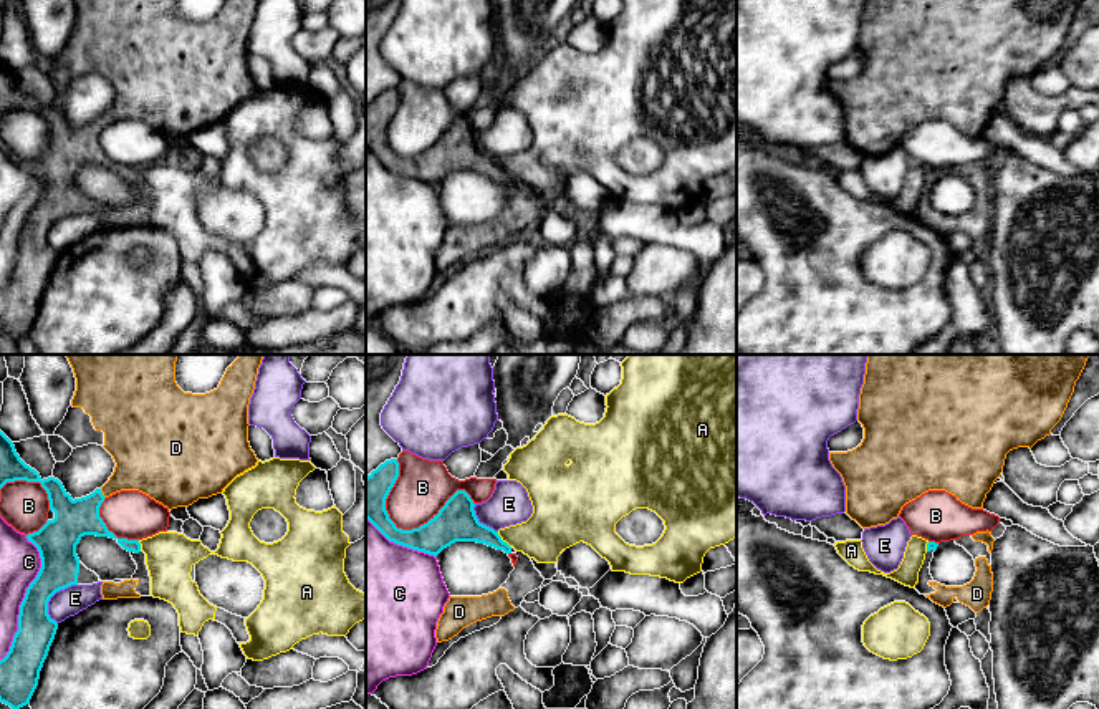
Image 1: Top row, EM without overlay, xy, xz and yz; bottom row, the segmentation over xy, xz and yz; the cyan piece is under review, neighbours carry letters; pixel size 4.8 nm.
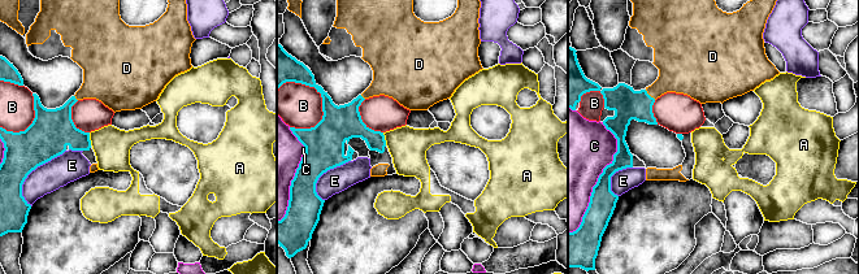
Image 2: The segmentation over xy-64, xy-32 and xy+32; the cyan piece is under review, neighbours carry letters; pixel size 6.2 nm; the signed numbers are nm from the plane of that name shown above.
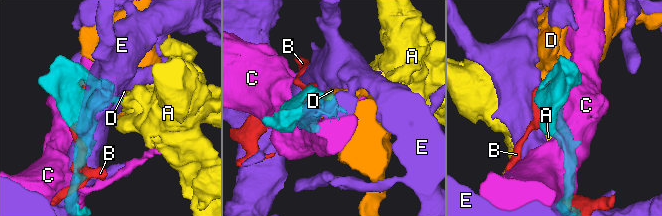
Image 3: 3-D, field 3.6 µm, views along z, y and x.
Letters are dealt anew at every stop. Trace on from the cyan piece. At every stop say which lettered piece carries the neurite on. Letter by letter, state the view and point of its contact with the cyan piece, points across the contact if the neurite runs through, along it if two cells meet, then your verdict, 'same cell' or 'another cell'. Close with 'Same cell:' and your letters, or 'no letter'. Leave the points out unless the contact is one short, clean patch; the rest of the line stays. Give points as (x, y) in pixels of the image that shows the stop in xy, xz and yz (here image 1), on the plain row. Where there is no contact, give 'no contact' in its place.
A: meets cyan in xz at (502, 169); border along xz (497, 161), (510, 176); another cell
B: meets cyan in xz at (429, 149); another cell
C: meets cyan in xy at (23, 227); another cell
D: meets cyan in xy at (101, 123); runs through xy (73, 148), (101, 123), (143, 93); same cell
E: meets cyan in xy at (50, 226); another cell
Same cell: D

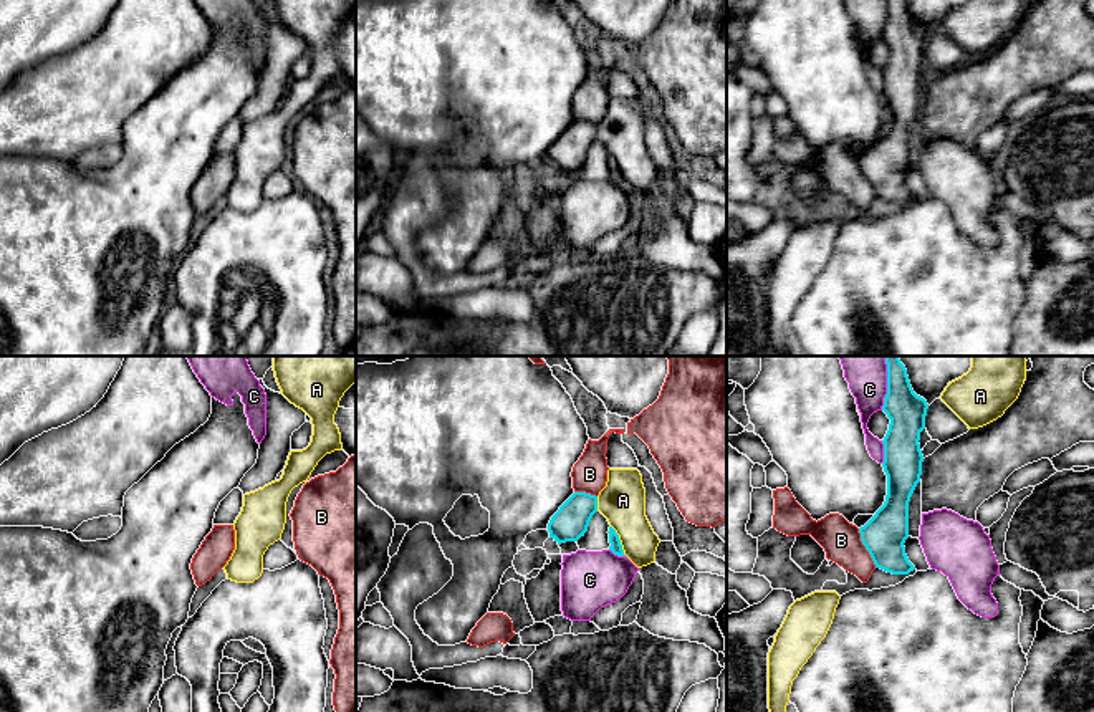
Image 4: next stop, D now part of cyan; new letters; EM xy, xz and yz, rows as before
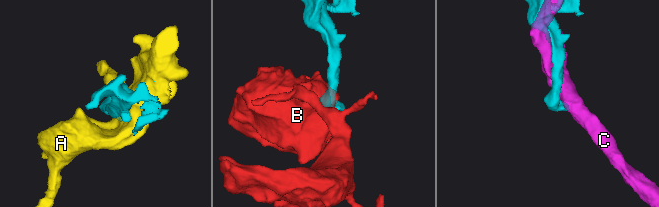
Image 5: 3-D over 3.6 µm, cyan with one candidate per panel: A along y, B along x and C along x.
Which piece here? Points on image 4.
A: meets cyan in xz at (619, 169); another cell
B: meets cyan in yz at (866, 178); border along yz (858, 158), (859, 169), (876, 196); another cell
C: meets cyan in yz at (887, 20); another cell
Same cell: no letter

